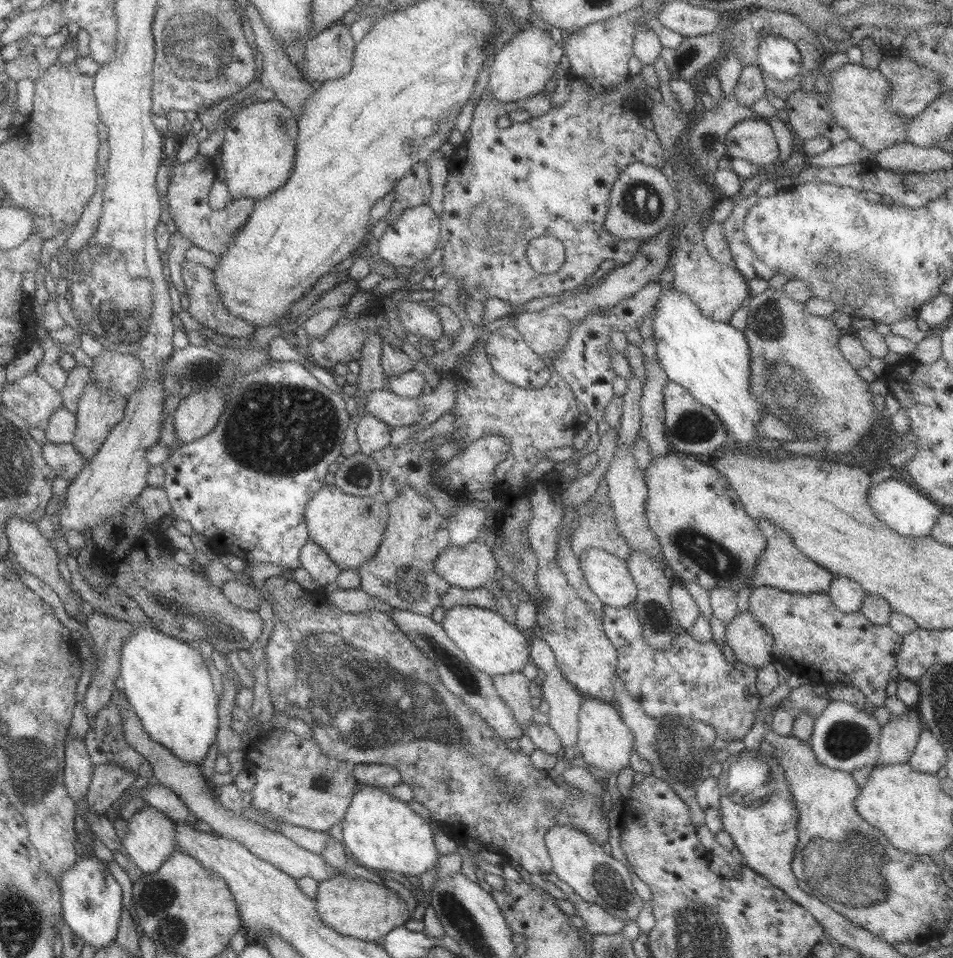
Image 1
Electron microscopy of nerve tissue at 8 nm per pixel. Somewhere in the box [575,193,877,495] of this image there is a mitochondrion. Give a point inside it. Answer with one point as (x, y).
(775, 381)

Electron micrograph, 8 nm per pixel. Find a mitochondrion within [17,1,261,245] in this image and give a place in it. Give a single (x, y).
(193, 45)

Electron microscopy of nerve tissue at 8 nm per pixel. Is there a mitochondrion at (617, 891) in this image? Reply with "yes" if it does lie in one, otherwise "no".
yes

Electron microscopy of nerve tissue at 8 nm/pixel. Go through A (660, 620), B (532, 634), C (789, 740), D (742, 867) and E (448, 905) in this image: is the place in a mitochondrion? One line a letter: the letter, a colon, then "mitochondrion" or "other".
A: mitochondrion
B: other
C: other
D: other
E: mitochondrion

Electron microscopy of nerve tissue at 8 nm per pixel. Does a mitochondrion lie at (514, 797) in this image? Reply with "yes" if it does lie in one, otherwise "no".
yes

